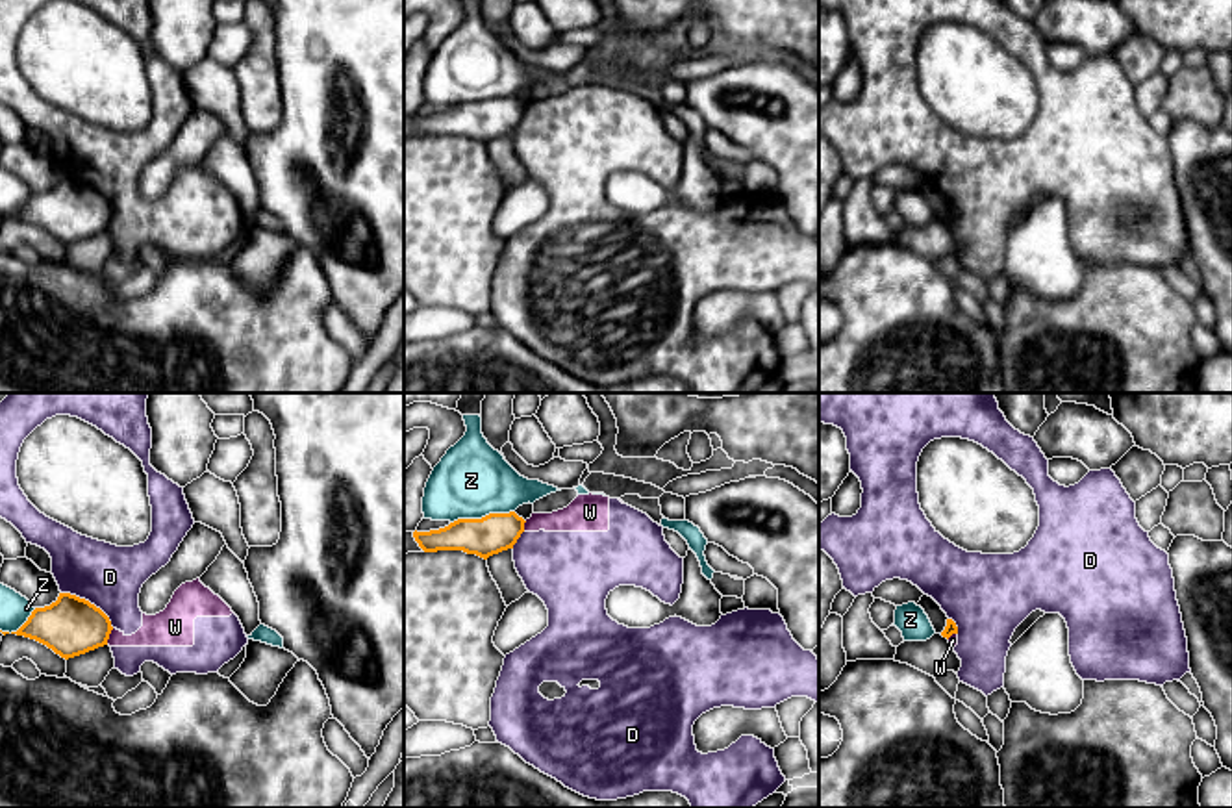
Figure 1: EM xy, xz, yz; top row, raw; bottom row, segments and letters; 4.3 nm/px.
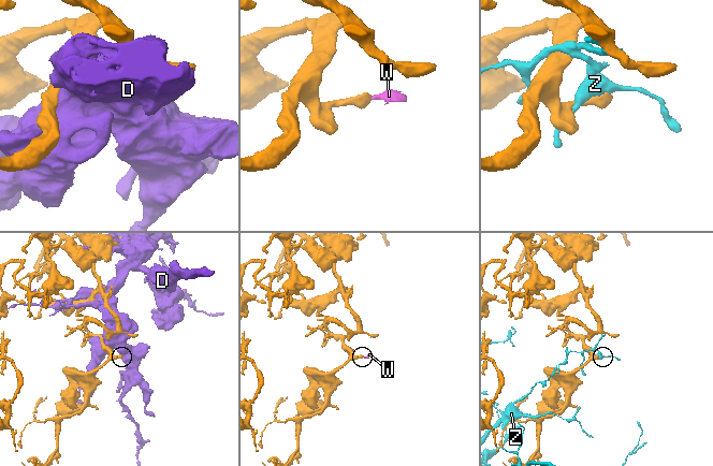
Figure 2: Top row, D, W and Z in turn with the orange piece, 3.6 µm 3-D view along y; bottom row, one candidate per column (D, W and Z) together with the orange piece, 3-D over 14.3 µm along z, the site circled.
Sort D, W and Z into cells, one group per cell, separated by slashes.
D W / Z

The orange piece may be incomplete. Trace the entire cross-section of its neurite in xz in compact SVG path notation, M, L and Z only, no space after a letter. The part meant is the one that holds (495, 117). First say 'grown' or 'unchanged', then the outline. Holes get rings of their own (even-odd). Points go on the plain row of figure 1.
unchanged; M515 96L489 98L482 104L458 104L439 115L415 115L413 122L424 137L463 135L487 145L513 133L524 117L524 107Z

